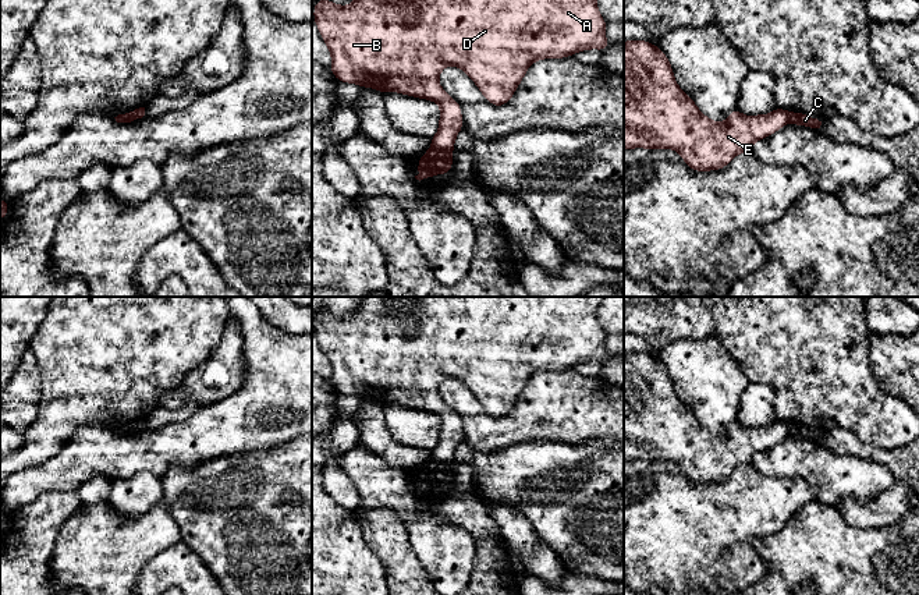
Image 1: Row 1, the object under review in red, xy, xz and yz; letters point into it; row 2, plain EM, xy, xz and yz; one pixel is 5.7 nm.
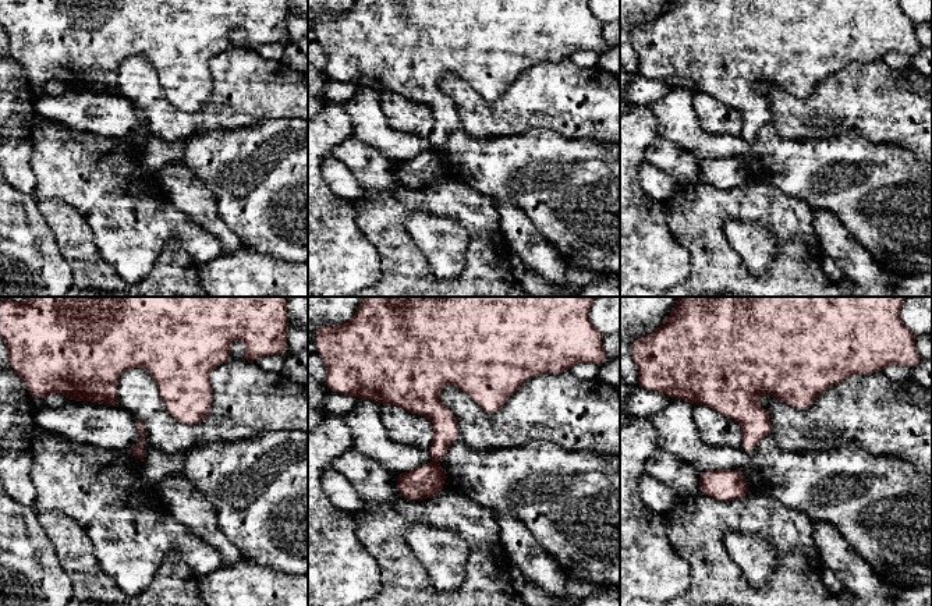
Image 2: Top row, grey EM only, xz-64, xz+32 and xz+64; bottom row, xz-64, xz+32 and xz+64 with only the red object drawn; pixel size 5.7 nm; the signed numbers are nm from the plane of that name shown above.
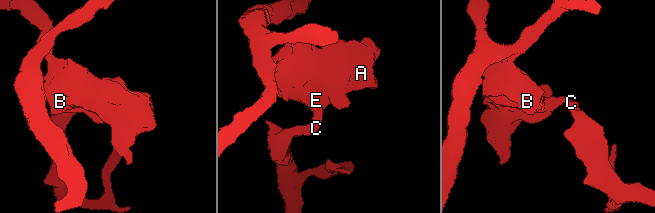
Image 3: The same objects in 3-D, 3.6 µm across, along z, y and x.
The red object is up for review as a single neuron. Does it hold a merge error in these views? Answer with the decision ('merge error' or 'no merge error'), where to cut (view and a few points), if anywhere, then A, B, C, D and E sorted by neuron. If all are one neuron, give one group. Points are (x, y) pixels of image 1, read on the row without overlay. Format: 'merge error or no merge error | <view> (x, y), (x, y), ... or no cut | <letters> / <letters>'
merge error | xz (432, 457), (451, 467) | A B D E / C

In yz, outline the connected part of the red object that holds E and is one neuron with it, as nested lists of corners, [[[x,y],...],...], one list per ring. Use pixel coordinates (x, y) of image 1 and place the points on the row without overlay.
[[[647,353],[624,354],[624,461],[673,461],[693,484],[721,482],[753,456],[790,435],[788,422],[776,419],[769,426],[745,428],[738,421],[724,435],[705,428],[693,411],[677,396],[673,378],[660,358]]]

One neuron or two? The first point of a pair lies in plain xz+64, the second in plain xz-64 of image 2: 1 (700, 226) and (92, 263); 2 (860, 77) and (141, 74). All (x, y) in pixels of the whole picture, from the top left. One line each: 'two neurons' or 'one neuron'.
1: one neuron
2: one neuron

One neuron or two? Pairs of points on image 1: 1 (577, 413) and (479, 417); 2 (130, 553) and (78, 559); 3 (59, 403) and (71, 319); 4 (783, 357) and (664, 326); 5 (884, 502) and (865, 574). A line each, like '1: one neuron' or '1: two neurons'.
1: one neuron
2: one neuron
3: one neuron
4: two neurons
5: two neurons

